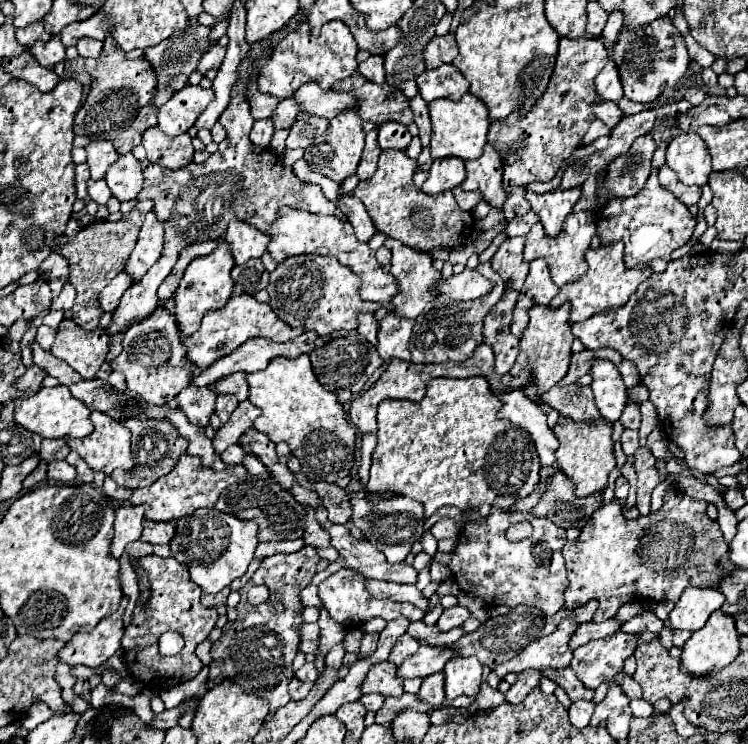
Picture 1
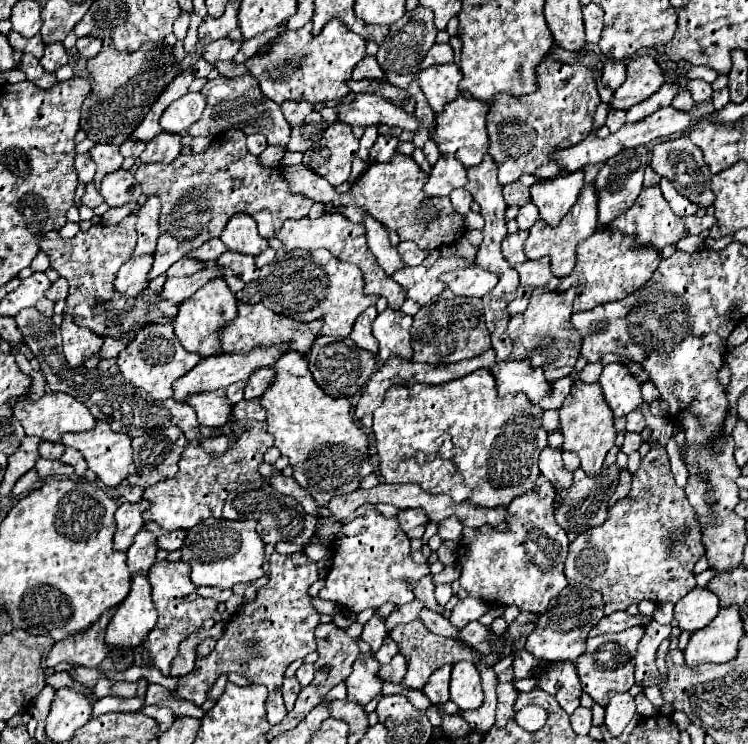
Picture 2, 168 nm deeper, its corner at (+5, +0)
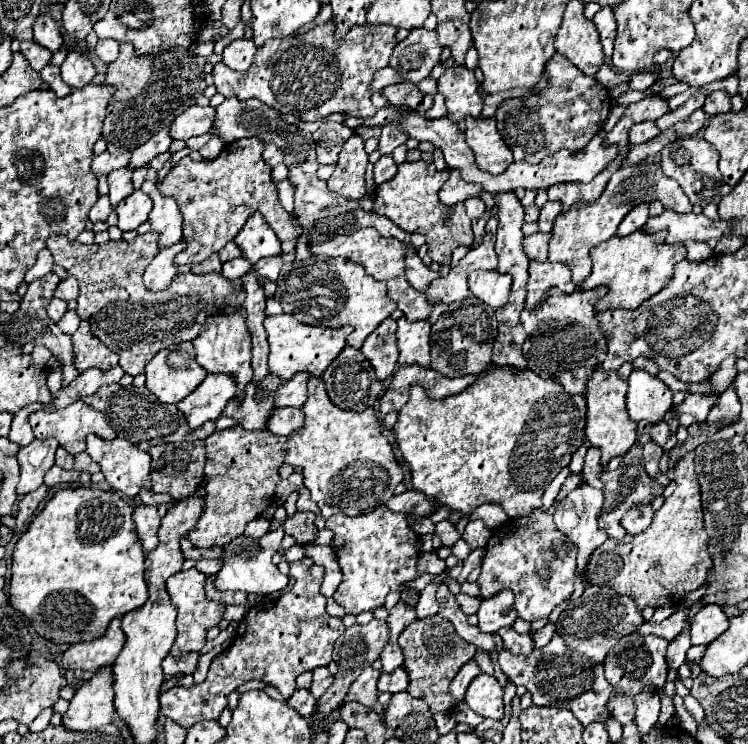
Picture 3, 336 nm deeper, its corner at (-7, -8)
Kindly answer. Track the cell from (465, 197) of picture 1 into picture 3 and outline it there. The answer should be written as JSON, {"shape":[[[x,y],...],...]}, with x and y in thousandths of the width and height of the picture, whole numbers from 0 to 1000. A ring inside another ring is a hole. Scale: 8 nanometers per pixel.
{"shape":[[[626,266],[620,272],[620,277],[623,277],[623,288],[626,288],[628,296],[639,296],[650,285],[650,277],[647,277],[647,272],[642,266]]]}

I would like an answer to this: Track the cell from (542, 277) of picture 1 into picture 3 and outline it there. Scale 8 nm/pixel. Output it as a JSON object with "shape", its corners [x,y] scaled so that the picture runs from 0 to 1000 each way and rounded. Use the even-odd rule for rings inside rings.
{"shape":[[[709,349],[709,374],[703,382],[703,392],[706,392],[703,414],[714,414],[717,409],[722,409],[730,392],[741,384],[746,384],[751,392],[770,390],[770,382],[762,374],[762,360],[757,355]]]}

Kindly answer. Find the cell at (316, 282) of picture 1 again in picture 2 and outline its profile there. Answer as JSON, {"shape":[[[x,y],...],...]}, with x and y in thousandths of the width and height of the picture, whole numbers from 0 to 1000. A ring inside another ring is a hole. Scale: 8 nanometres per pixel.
{"shape":[[[374,333],[366,349],[348,360],[345,379],[353,411],[401,433],[428,427],[430,449],[436,452],[465,452],[476,425],[505,403],[503,398],[489,398],[484,392],[484,366],[471,355],[449,349],[439,336],[412,339]]]}

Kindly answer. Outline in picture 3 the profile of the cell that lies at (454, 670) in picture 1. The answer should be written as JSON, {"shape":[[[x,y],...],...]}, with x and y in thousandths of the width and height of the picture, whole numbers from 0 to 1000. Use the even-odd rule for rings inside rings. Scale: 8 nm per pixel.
{"shape":[[[642,906],[623,930],[623,946],[647,965],[671,968],[674,965],[674,946],[671,946],[671,922],[655,906]]]}

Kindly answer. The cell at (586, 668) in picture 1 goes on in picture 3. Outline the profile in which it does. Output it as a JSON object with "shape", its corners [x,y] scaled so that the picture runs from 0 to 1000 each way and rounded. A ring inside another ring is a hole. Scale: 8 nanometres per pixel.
{"shape":[[[848,849],[845,855],[829,858],[824,871],[818,871],[816,882],[807,887],[810,911],[821,925],[818,941],[816,941],[818,962],[829,973],[840,973],[840,970],[848,968],[848,960],[850,960],[848,935],[850,933],[856,933],[856,930],[882,930],[888,925],[890,906],[893,906],[890,871],[893,871],[893,860],[888,860],[888,858],[874,855],[874,852],[858,855],[858,852]]]}

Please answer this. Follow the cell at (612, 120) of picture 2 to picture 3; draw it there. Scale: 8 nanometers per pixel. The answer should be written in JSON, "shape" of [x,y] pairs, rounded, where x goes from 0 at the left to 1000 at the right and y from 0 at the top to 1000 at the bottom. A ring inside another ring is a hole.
{"shape":[[[874,164],[848,167],[845,177],[842,177],[842,191],[845,194],[861,194],[861,191],[869,191],[872,185],[877,185],[880,180],[882,180],[882,175],[880,175],[880,169]]]}

